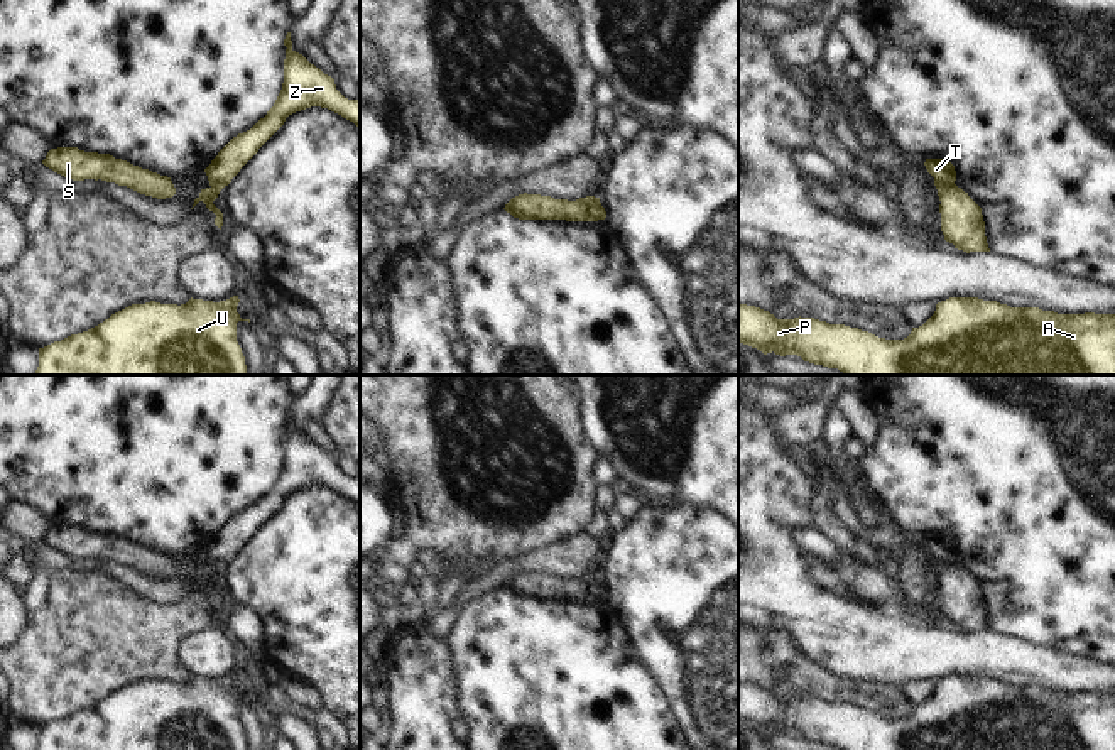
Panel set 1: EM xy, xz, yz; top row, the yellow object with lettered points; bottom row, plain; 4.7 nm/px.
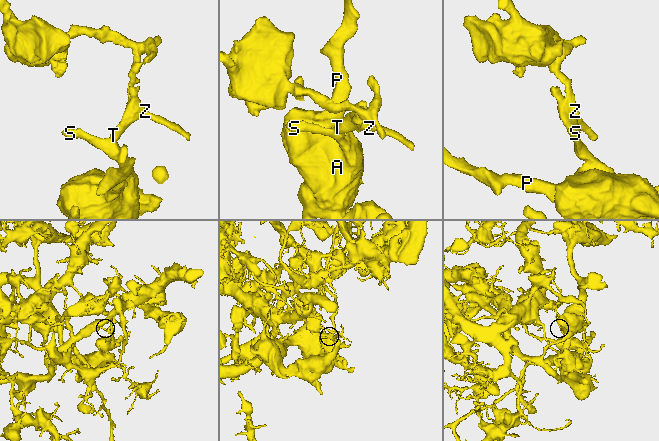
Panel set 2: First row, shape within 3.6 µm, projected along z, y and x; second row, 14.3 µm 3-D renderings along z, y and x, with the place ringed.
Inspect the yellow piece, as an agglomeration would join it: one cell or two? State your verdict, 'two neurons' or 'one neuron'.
two neurons

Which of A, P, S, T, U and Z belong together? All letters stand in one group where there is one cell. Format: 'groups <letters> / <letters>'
groups A P S U / T Z

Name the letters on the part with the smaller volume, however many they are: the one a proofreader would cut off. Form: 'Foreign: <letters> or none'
Foreign: A, P, S, U

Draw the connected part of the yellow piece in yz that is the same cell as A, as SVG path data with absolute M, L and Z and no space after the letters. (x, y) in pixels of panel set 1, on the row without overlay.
M949 676L904 718L885 718L858 706L814 696L777 698L769 689L738 682L738 720L764 733L797 733L840 750L1115 750L1115 693L1058 693L1039 686L1010 686L978 676Z

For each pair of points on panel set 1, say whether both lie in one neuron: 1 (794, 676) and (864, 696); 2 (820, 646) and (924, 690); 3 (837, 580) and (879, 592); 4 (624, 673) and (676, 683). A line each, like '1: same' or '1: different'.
1: same
2: different
3: same
4: different

